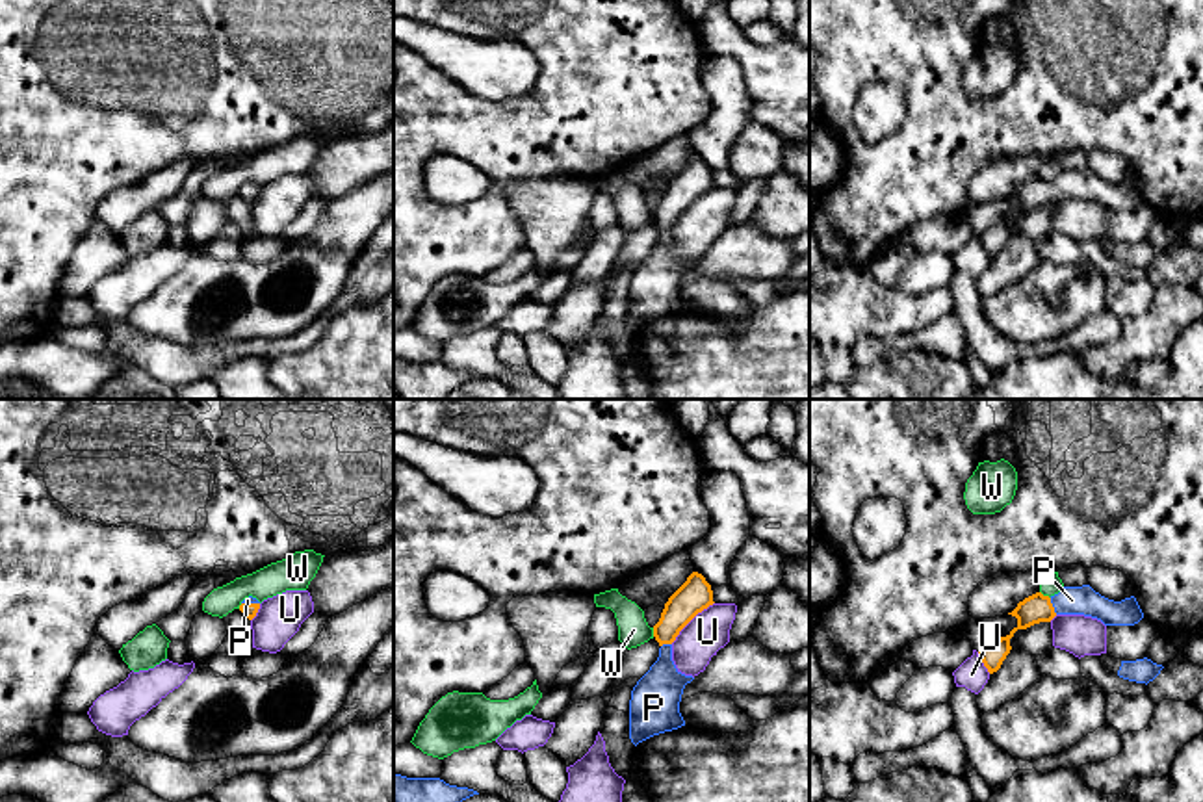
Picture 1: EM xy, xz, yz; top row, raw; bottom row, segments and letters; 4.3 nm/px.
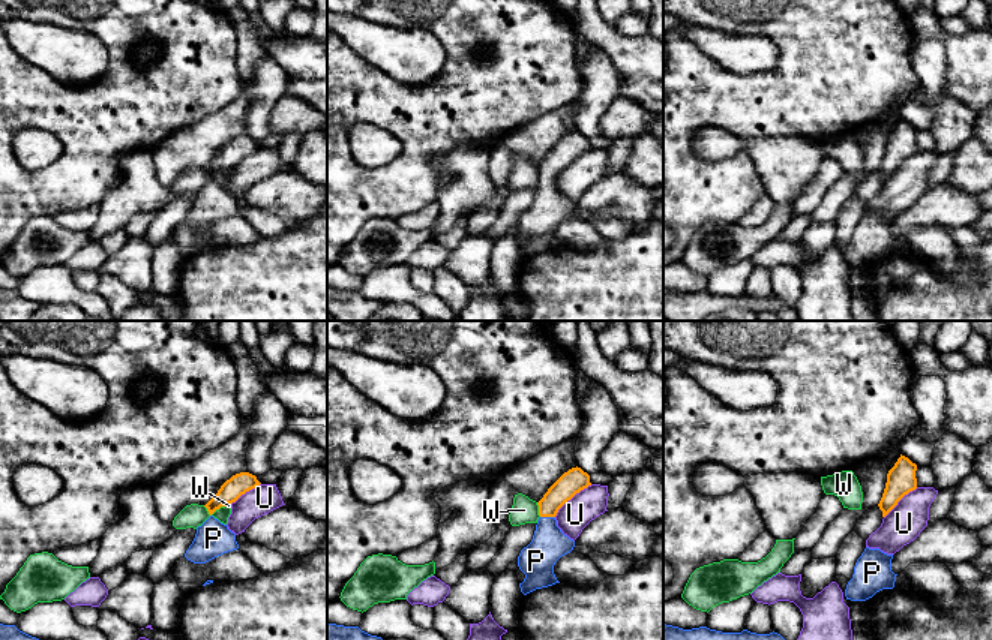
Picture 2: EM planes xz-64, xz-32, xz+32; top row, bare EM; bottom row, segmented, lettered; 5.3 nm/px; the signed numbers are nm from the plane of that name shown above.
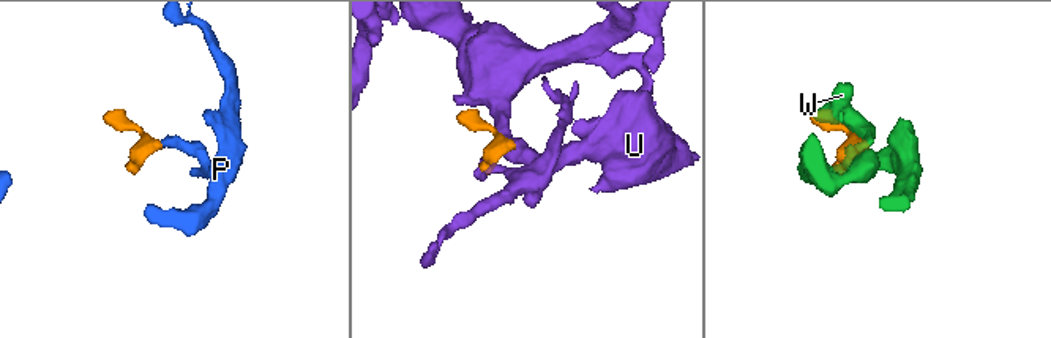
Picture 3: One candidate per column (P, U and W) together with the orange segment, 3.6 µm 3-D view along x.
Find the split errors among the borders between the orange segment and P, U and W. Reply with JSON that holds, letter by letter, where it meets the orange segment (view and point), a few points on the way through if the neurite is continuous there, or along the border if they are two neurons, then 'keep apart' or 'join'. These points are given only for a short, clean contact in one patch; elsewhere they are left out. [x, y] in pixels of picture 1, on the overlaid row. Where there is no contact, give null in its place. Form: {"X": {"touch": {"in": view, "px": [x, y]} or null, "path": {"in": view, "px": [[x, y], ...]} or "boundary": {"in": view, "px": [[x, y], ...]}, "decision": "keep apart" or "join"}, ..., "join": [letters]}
{"P": {"touch": {"in": "yz", "px": [1051, 606]}, "path": {"in": "yz", "px": [[1036, 607], [1051, 606], [1072, 600]]}, "decision": "join"}, "U": {"touch": {"in": "xz", "px": [691, 619]}, "decision": "keep apart"}, "W": {"touch": {"in": "yz", "px": [1046, 596]}, "decision": "keep apart"}, "join": ["P"]}

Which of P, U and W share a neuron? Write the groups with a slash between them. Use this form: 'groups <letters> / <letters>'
groups P / U / W

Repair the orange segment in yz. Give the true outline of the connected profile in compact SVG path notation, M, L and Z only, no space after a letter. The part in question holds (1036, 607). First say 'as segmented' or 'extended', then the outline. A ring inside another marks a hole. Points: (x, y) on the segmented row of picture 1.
extended | M1090 585L1062 587L1054 596L1036 592L1008 613L1017 618L1017 626L1006 635L978 650L978 657L990 674L997 672L1010 653L1010 639L1017 629L1027 629L1040 622L1051 622L1056 614L1084 614L1101 620L1105 626L1134 626L1144 613L1134 596L1121 602L1108 600Z

